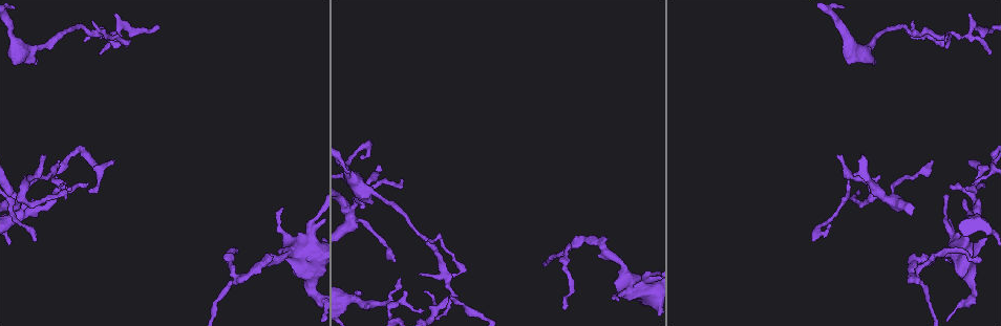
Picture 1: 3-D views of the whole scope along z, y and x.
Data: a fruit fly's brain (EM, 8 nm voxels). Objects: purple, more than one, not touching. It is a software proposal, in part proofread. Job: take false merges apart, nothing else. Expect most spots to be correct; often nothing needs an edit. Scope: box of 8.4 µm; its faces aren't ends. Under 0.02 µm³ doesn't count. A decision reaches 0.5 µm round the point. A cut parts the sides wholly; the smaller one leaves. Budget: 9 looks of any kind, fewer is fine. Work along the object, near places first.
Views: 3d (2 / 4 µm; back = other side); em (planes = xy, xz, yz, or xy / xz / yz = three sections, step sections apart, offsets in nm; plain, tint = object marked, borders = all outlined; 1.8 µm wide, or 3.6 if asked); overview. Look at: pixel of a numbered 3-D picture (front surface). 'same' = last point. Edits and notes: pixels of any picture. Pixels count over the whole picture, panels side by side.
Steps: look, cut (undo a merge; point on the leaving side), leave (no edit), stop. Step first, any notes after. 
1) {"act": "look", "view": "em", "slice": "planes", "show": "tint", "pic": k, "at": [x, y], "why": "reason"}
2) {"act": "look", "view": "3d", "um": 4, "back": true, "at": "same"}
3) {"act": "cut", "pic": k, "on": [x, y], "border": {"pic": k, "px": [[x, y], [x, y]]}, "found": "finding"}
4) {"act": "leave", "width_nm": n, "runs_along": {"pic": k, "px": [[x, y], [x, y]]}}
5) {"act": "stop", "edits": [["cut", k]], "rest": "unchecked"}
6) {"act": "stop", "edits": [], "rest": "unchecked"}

{"act": "look", "view": "3d", "um": 2, "pic": 1, "at": [917, 277]}

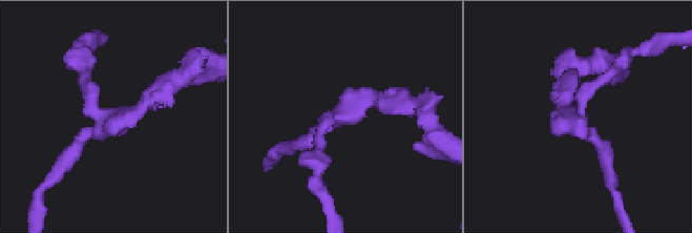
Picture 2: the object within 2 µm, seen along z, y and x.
{"act": "look", "view": "em", "slice": "planes", "show": "plain", "pic": 2, "at": [576, 117], "why": "now the EM"}

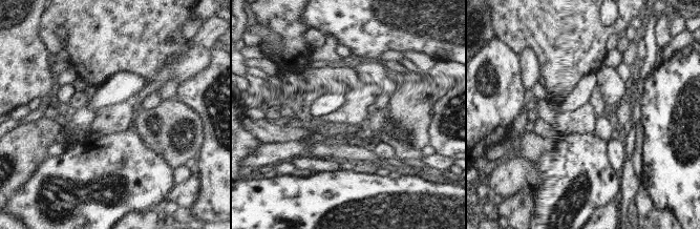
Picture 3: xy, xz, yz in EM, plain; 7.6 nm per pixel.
{"act": "look", "view": "em", "slice": "planes", "show": "tint", "at": "same"}

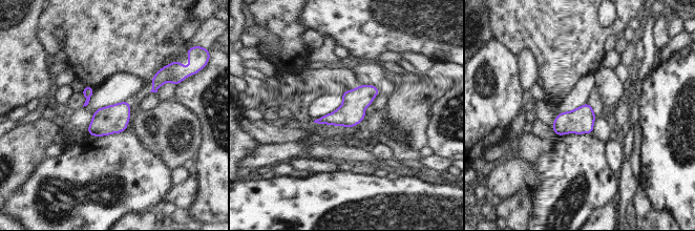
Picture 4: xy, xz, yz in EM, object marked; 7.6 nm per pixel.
{"act": "leave", "found": "one neuron here"}

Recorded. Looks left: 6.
{"act": "look", "view": "3d", "um": 4, "pic": 1, "at": [646, 286], "why": "three-way junction"}

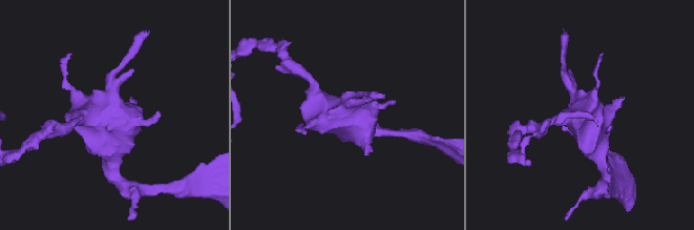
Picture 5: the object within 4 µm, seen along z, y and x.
{"act": "look", "view": "em", "um": 3.6, "slice": "planes", "show": "plain", "pic": 5, "at": [581, 102]}

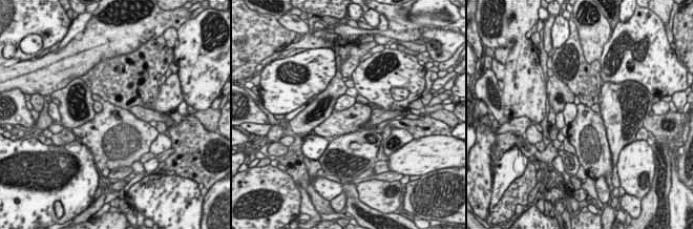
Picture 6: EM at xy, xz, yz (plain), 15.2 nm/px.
{"act": "look", "view": "em", "um": 3.6, "slice": "planes", "show": "tint", "at": "same"}

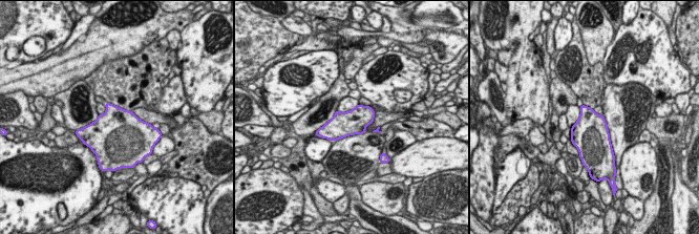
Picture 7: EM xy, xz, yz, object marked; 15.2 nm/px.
{"act": "leave", "found": "one neuron here"}

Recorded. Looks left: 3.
{"act": "look", "view": "em", "slice": "planes", "show": "plain", "pic": 1, "at": [882, 197], "why": "two arms in line, one across"}

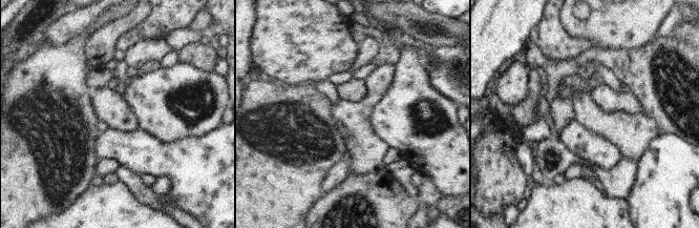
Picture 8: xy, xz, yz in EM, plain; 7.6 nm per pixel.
{"act": "look", "view": "em", "slice": "planes", "show": "tint", "at": "same", "why": "where the object lies"}

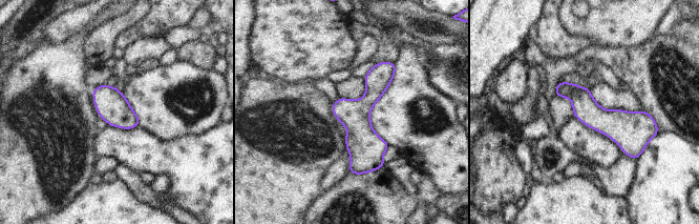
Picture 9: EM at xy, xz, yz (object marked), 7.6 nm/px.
{"act": "leave", "width_nm": 190, "runs_along": {"pic": 9, "px": [[393, 65], [360, 109], [352, 170]]}, "found": "all the same neuron"}

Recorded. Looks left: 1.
{"act": "stop", "edits": [], "rest": "unchecked"}

